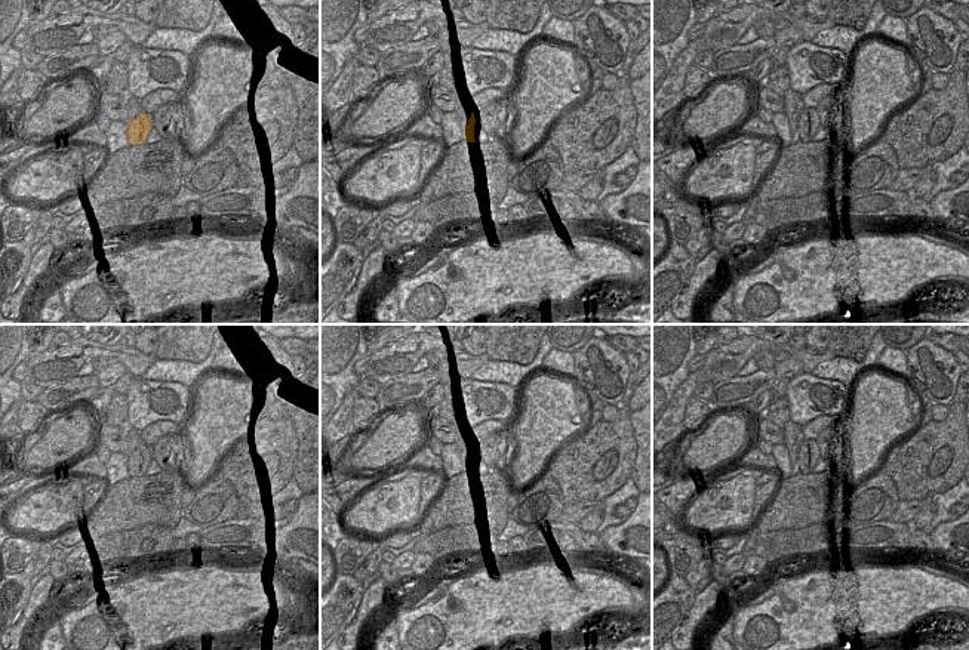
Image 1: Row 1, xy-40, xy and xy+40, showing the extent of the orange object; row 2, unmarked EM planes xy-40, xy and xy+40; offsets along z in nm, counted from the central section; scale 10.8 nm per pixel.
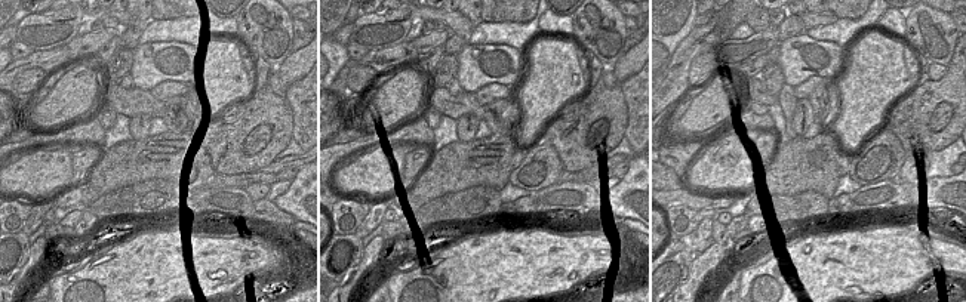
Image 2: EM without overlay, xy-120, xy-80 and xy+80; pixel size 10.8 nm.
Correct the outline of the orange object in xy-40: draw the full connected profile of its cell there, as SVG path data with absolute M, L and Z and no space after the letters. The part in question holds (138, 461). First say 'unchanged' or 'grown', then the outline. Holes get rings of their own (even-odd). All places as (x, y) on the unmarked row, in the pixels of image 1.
unchanged; M139 446L127 455L129 477L144 477L153 460L151 446Z

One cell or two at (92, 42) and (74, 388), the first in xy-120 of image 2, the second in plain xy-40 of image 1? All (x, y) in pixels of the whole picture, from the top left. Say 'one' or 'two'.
two

